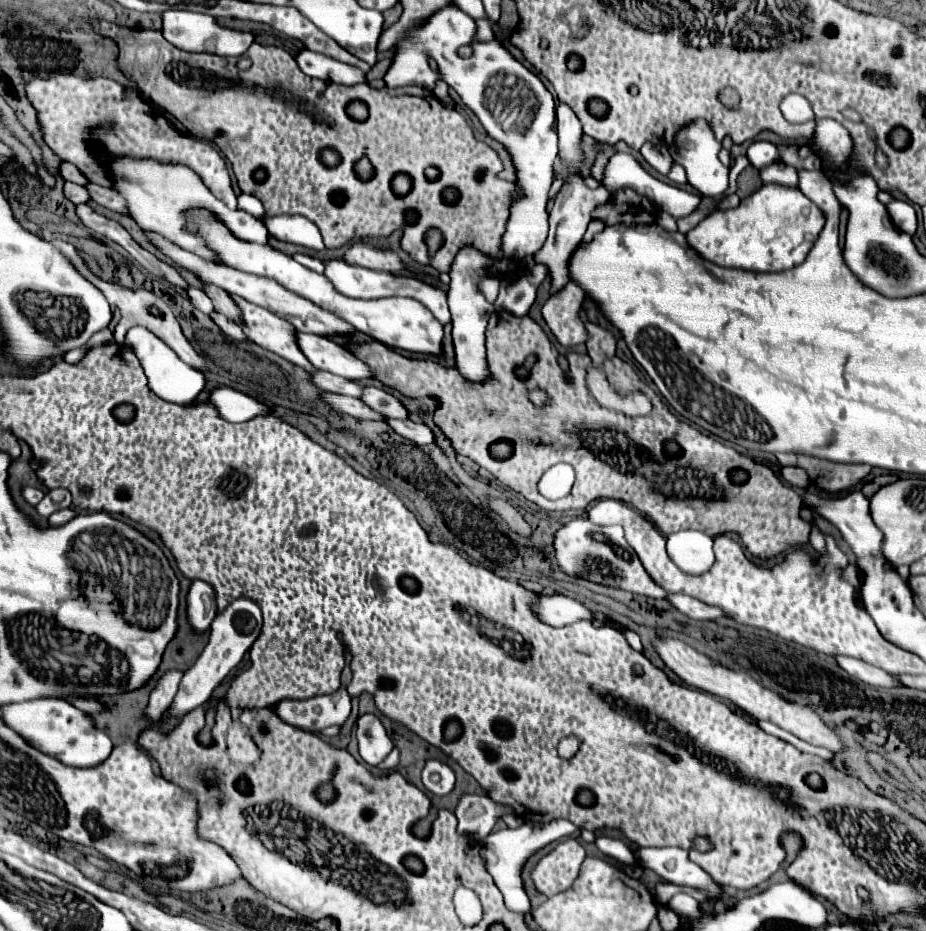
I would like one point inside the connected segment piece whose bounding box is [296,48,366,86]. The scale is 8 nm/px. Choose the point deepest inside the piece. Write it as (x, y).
(311, 63)

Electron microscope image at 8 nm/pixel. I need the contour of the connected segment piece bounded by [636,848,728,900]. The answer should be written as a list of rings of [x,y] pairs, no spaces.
[[[640,848],[636,858],[642,868],[656,872],[664,882],[700,888],[718,900],[728,898],[720,886],[688,858],[688,852],[680,848]]]

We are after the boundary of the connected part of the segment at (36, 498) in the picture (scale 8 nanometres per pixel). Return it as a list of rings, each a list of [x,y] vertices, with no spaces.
[[[22,486],[22,498],[30,504],[30,506],[38,506],[38,502],[44,498],[44,492],[40,488],[34,486]]]

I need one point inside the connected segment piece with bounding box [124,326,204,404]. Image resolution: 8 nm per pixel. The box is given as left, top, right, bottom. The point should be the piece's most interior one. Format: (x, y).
(173, 380)

